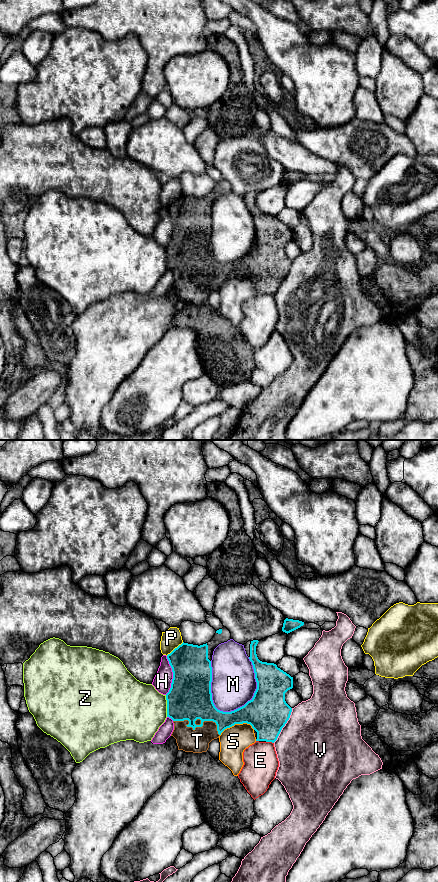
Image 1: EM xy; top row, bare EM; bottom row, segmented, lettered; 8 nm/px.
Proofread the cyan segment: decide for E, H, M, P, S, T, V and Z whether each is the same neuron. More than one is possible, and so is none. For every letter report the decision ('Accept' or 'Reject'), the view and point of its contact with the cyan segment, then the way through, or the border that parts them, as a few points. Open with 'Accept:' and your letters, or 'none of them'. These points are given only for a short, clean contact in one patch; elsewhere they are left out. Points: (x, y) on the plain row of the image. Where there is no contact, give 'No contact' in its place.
Accept: none of them
E: Reject. Touches cyan at xy (270, 293)
H: Reject. Touches cyan at xy (173, 227)
M: Reject. Touches cyan at xy (254, 246)
P: Reject. Touches cyan at xy (175, 200)
S: Reject. Touches cyan at xy (236, 275)
T: Reject. Touches cyan at xy (198, 278)
V: Reject. Touches cyan at xy (284, 277)
Z: Reject. Touches cyan at xy (167, 258)

